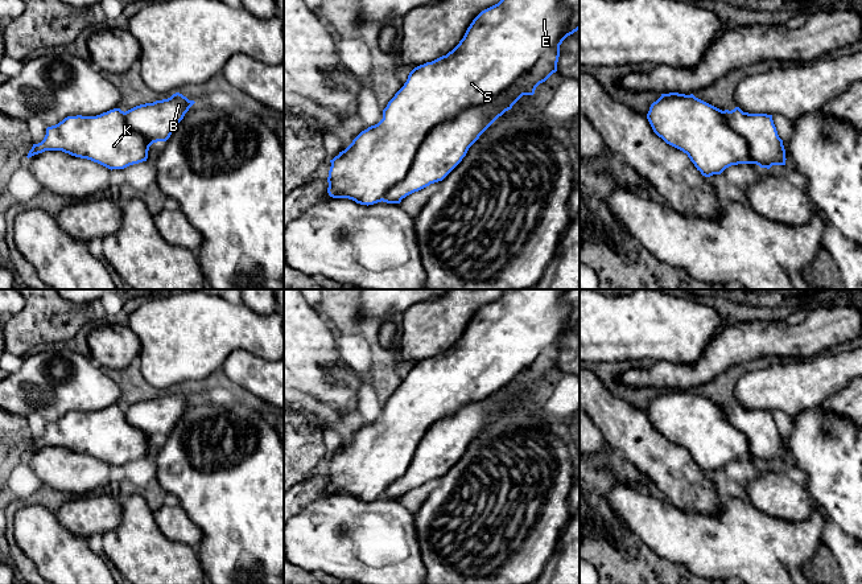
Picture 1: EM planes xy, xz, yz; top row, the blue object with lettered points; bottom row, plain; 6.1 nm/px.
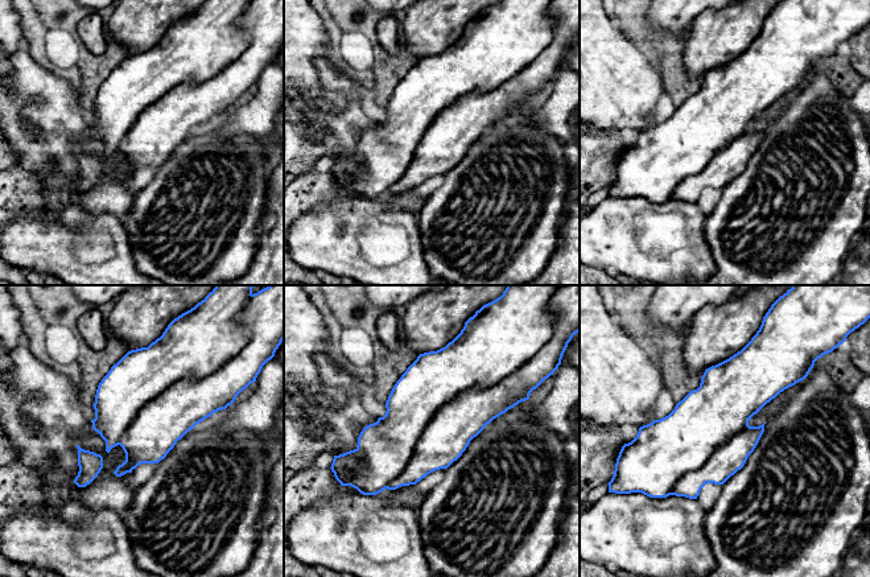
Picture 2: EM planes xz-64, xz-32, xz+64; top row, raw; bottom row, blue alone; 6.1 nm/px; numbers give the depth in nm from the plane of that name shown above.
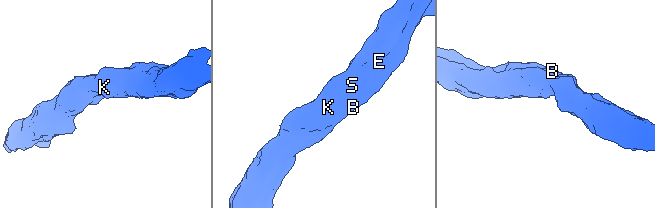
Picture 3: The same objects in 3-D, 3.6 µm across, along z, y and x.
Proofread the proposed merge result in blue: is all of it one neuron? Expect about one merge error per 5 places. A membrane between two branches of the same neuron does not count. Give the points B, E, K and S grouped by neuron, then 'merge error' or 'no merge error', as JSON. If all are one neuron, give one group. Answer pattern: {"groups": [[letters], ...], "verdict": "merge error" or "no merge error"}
{"groups": [["B", "E", "K", "S"]], "verdict": "no merge error"}

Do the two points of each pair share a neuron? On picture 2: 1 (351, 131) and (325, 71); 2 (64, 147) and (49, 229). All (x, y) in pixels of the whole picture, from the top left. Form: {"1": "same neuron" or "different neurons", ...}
{"1": "same neuron", "2": "different neurons"}

